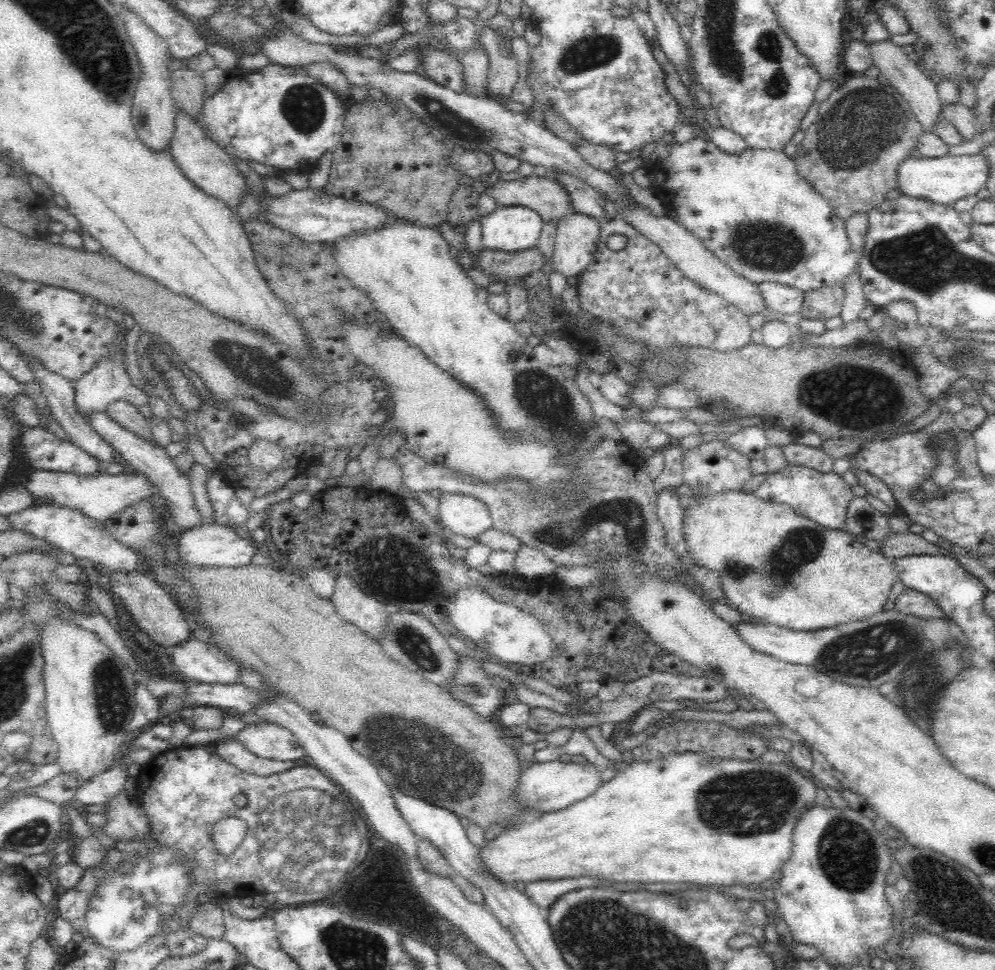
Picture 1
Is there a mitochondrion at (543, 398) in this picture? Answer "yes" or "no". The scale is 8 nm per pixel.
yes

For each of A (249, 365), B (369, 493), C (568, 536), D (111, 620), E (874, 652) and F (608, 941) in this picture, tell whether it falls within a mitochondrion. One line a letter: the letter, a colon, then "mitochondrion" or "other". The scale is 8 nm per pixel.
A: mitochondrion
B: other
C: mitochondrion
D: other
E: mitochondrion
F: mitochondrion

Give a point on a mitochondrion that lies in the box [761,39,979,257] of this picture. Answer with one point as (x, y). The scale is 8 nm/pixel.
(862, 129)

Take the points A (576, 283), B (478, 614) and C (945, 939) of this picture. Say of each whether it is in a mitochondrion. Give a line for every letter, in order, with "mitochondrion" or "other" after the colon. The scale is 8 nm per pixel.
A: other
B: other
C: other

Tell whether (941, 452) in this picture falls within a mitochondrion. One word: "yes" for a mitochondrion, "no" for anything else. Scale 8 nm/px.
yes

